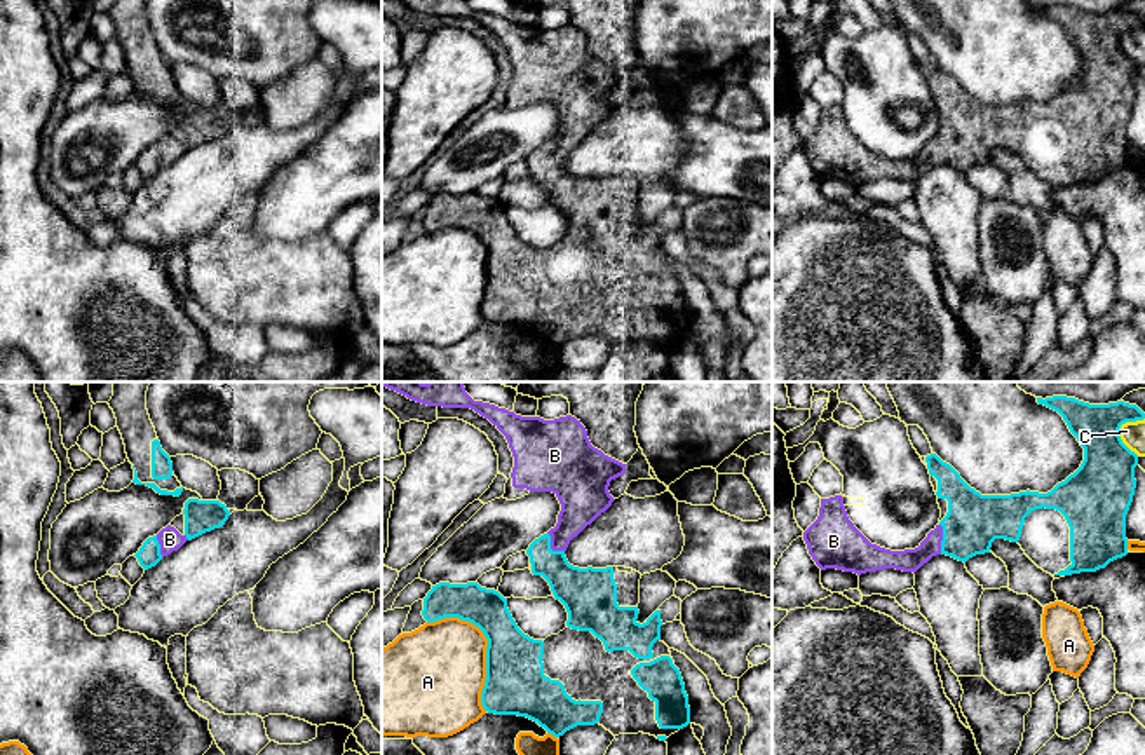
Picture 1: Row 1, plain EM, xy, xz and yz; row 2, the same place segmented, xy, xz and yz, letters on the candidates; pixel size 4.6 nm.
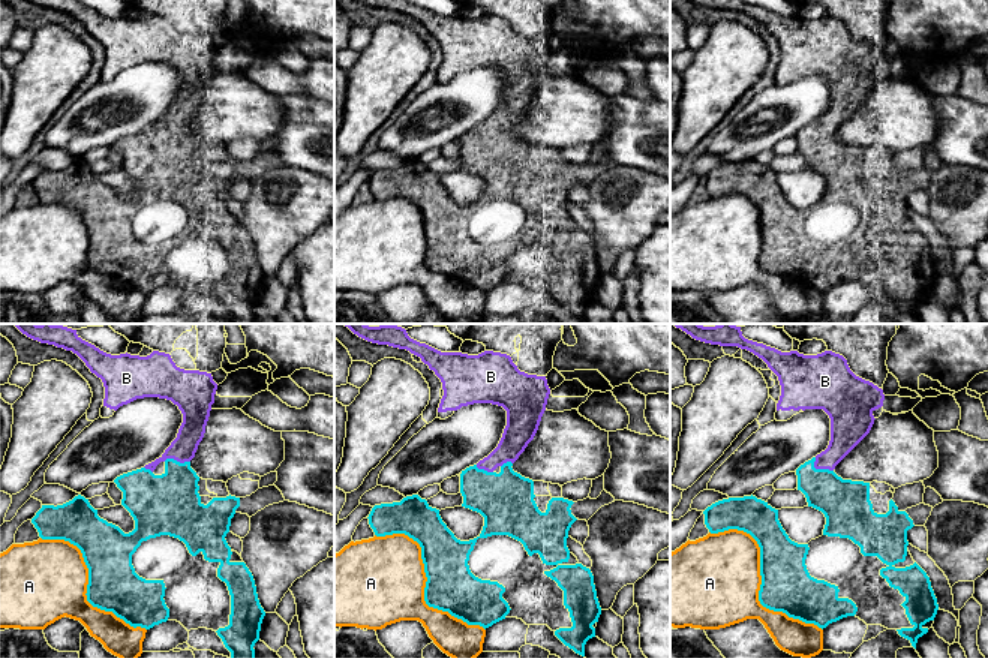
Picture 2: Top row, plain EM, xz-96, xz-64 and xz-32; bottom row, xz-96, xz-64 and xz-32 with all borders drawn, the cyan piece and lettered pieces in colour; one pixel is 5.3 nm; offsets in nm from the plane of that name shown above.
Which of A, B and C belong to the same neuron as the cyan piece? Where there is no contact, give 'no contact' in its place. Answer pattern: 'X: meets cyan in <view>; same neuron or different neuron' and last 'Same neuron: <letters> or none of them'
A: meets cyan in xz; different neuron
B: meets cyan in yz; same neuron
C: meets cyan in yz; different neuron
Same neuron: B

